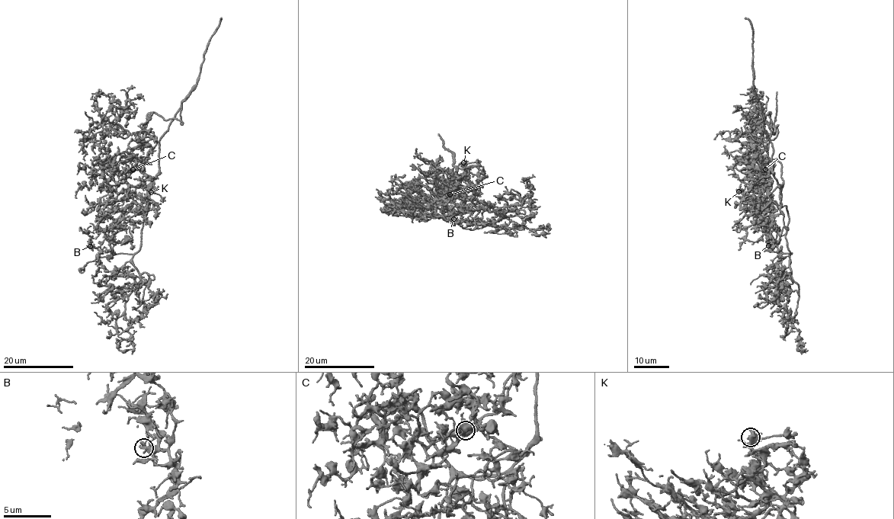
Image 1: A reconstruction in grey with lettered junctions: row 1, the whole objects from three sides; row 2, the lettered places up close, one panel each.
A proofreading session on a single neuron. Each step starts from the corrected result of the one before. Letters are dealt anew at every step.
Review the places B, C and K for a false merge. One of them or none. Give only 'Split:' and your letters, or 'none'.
Split: none

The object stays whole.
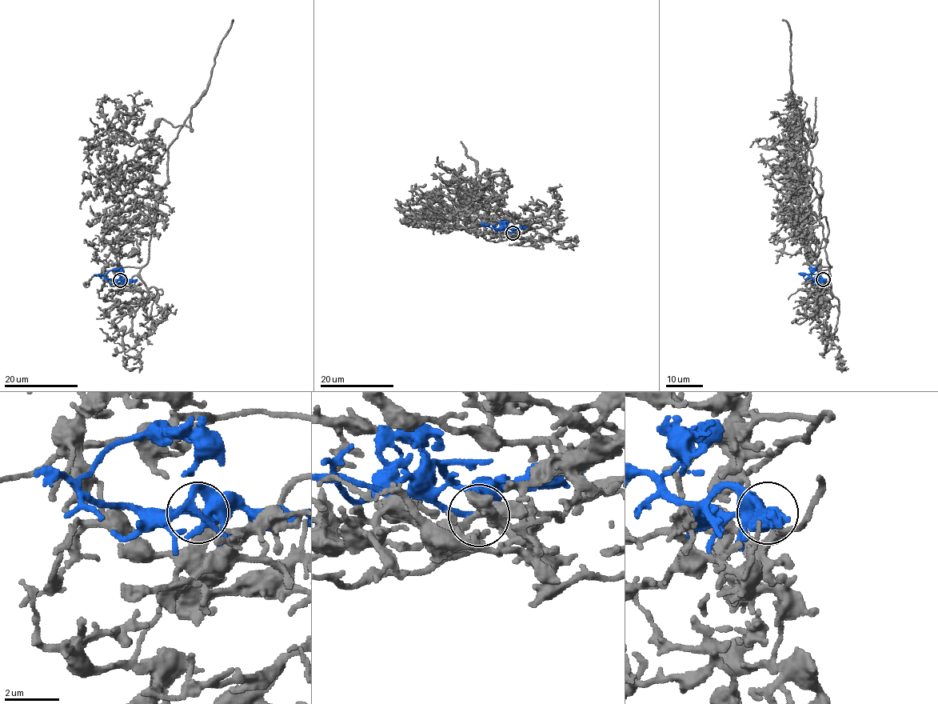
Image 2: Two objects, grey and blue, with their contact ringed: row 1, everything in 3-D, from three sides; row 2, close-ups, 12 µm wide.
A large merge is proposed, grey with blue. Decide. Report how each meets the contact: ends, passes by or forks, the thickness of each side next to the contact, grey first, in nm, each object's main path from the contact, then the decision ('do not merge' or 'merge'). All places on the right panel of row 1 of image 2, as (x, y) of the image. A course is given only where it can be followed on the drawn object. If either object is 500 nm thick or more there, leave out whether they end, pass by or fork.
grey passes by; blue ends; calibres 160 and 200 nm; course grey (824, 279), (813, 279), (818, 246), (802, 190), (812, 140), (795, 114), (780, 114); course blue (824, 279), (812, 278), (809, 275), (816, 270), (813, 270), (812, 273), (815, 274); merge

